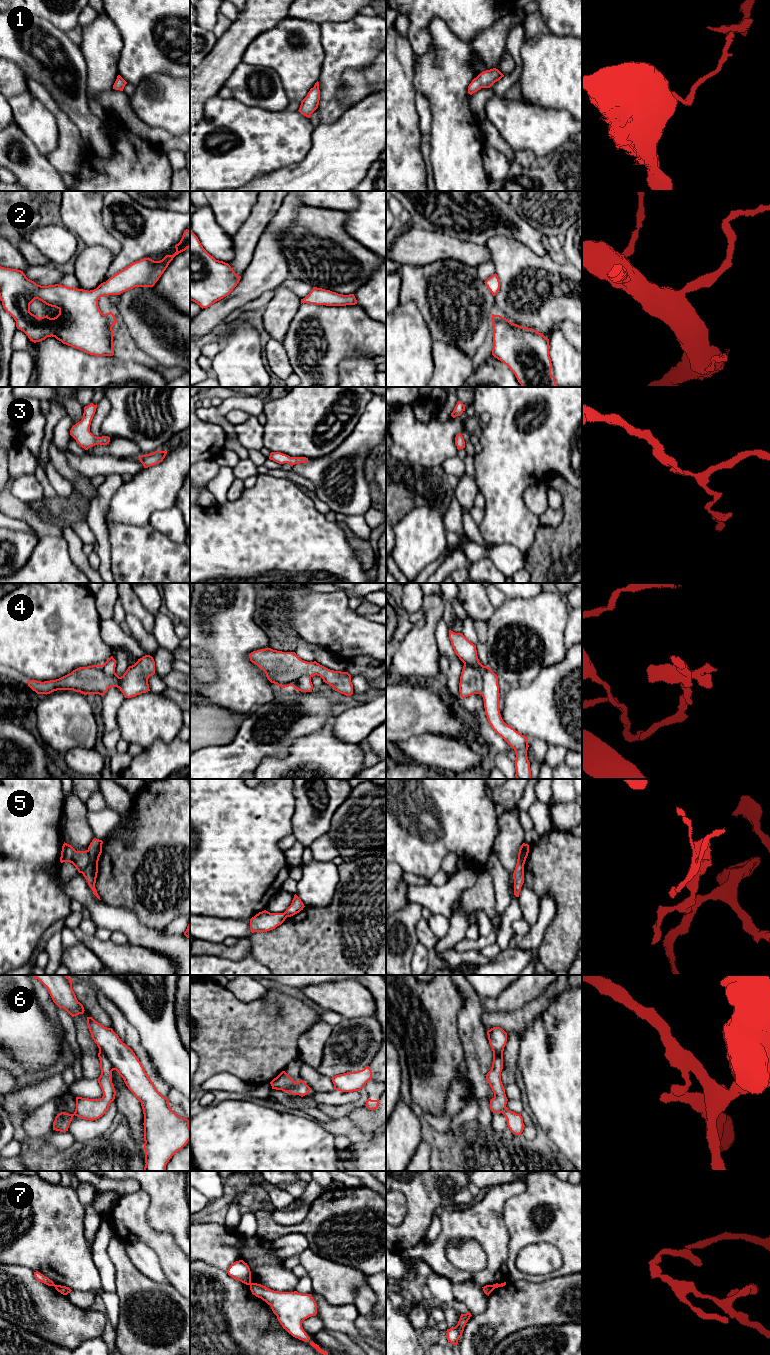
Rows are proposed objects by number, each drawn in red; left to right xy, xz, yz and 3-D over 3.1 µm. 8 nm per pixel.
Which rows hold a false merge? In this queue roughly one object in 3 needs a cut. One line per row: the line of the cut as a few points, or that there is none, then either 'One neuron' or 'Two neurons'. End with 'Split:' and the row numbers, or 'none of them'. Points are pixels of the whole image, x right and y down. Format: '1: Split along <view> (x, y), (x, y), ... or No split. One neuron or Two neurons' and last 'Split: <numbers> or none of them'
1: No split. One neuron
2: No split. One neuron
3: No split. One neuron
4: Split along yz (464, 663), (473, 665), (481, 673), (483, 679), (481, 693). Two neurons
5: Split along xy (88, 850), (88, 864), (82, 873). Two neurons
6: No split. One neuron
7: Split along xz (250, 1282), (249, 1284). Two neurons
Split: 4, 5, 7

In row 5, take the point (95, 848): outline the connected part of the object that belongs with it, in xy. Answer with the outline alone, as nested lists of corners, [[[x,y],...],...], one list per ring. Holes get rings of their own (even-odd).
[[[94,838],[88,847],[89,853],[89,863],[86,866],[85,870],[83,871],[83,876],[88,881],[89,887],[92,889],[93,894],[99,899],[100,896],[97,893],[95,888],[97,873],[98,873],[98,861],[99,857],[102,853],[102,844],[103,841]]]

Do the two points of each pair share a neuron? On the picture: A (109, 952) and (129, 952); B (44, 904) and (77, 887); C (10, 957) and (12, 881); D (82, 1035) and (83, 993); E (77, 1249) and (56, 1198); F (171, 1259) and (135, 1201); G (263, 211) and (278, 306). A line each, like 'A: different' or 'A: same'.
A: same
B: different
C: same
D: different
E: same
F: same
G: different

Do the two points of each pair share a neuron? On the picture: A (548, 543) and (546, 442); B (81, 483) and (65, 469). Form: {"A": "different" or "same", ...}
{"A": "different", "B": "same"}

